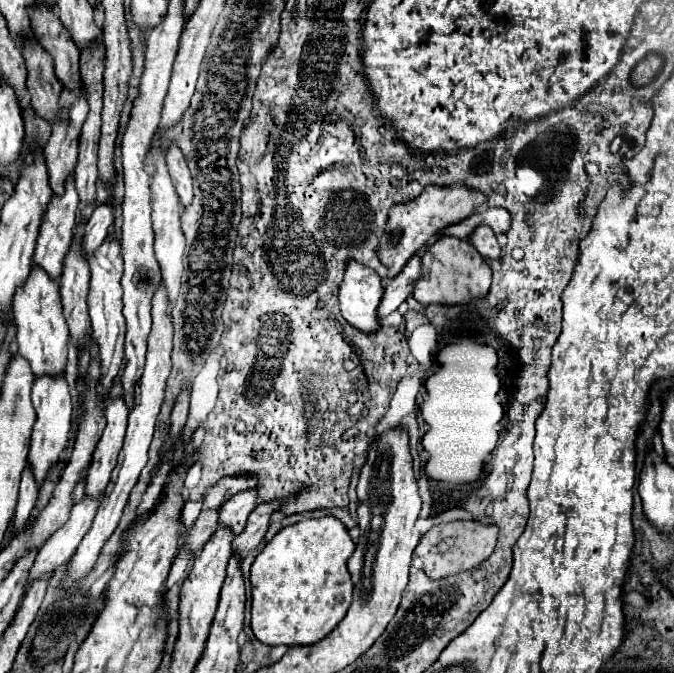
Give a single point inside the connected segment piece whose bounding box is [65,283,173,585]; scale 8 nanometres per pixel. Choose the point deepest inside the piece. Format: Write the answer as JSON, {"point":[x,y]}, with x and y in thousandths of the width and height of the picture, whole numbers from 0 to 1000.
{"point":[223,579]}

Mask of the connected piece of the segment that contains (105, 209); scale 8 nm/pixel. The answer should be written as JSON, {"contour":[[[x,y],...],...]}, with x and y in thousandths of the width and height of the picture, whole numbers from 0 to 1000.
{"contour":[[[168,299],[150,302],[150,305],[141,308],[141,314],[132,322],[132,328],[126,334],[126,343],[123,343],[123,370],[126,370],[129,382],[156,358],[159,343],[168,334],[168,325],[171,325]]]}

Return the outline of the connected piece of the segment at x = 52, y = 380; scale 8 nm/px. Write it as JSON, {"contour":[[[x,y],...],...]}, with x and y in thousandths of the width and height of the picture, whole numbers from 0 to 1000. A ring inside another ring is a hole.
{"contour":[[[96,551],[88,557],[61,557],[58,563],[52,563],[49,578],[46,578],[46,593],[49,593],[52,614],[55,614],[55,626],[49,632],[49,646],[46,646],[43,691],[49,697],[55,721],[61,721],[70,709],[73,694],[91,679],[99,661],[99,652],[102,652],[102,640],[105,640],[108,599],[105,599],[99,566],[96,566]]]}

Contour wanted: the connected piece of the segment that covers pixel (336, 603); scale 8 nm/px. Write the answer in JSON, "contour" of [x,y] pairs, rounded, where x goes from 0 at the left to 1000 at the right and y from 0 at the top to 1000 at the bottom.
{"contour":[[[497,768],[450,771],[438,780],[417,786],[372,840],[372,935],[381,952],[393,958],[464,958],[485,947],[500,926],[512,917],[521,890],[521,863],[512,837],[524,822],[524,801]]]}

